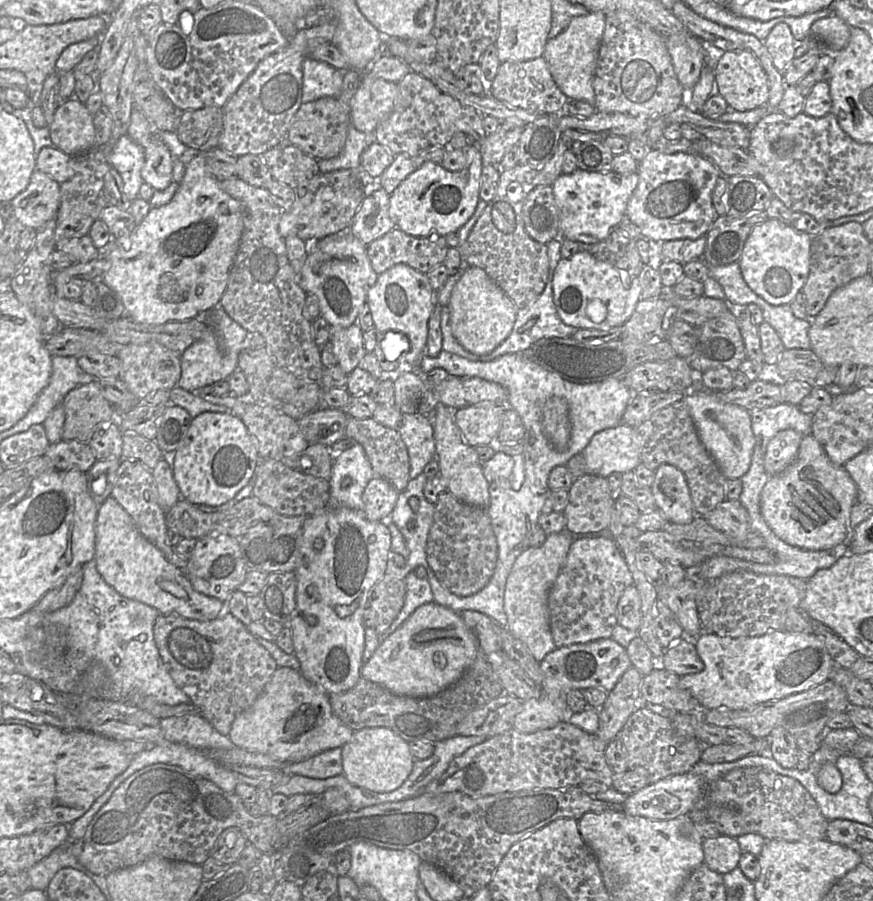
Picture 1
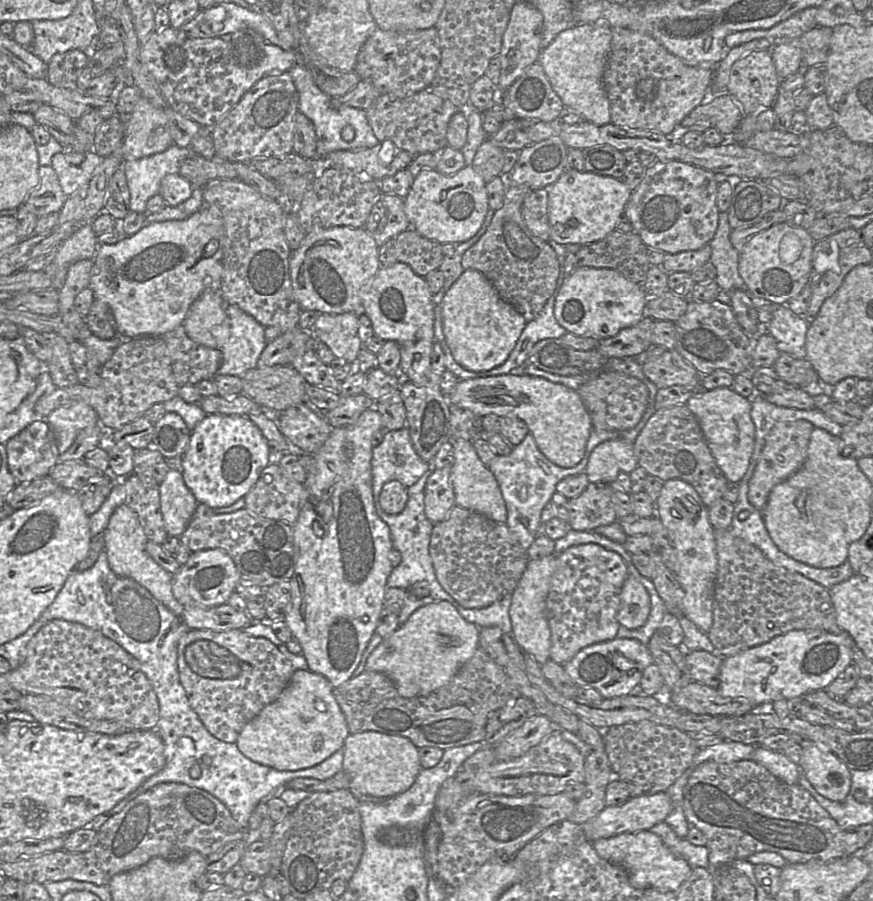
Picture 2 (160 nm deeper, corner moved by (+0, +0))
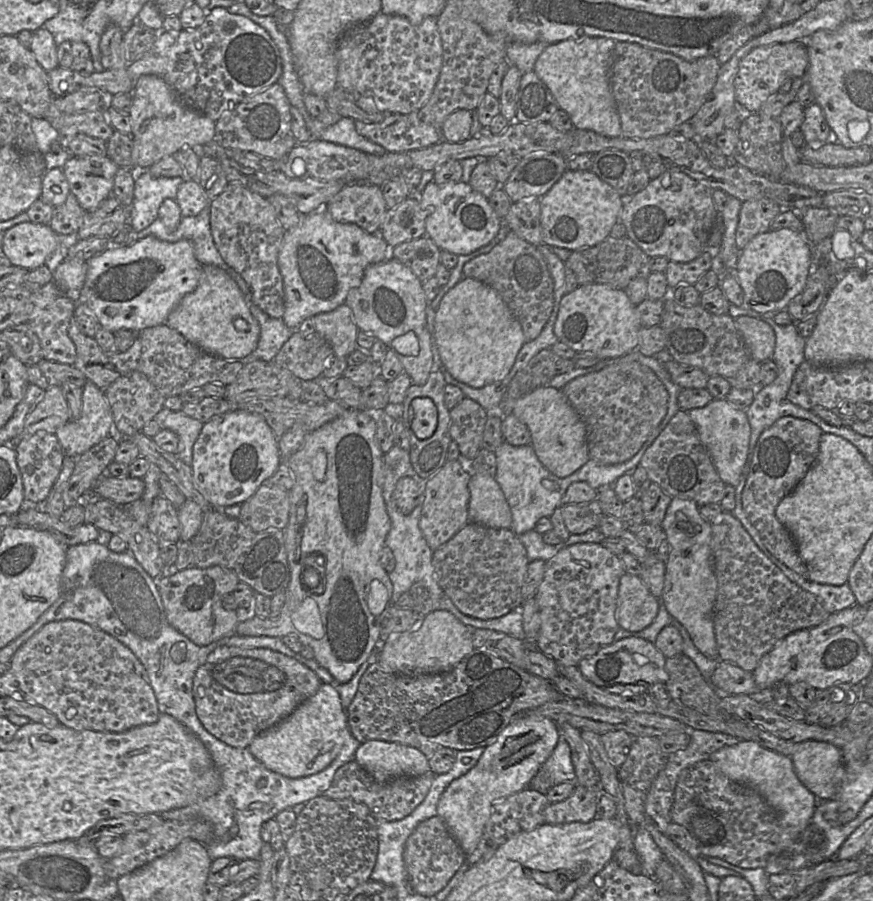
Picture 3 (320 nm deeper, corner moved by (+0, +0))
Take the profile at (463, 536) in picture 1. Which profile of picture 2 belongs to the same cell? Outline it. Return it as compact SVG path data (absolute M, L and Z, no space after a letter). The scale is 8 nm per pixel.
M455 505L445 520L434 524L429 545L436 578L442 588L463 608L481 609L490 606L516 589L529 562L526 550L506 524L497 523L481 514Z

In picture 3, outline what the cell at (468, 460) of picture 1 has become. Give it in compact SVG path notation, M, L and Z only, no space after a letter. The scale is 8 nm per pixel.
M471 473L468 487L469 522L489 528L511 529L511 510L494 477L486 473Z

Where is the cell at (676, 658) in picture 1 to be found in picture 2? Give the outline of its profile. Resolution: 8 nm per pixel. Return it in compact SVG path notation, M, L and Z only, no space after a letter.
M695 650L685 654L690 678L715 689L720 683L722 660L722 657L704 650Z

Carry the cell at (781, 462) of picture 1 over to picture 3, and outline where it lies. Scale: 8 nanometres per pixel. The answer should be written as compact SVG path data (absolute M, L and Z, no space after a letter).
M792 416L778 419L760 435L756 443L750 472L742 492L743 510L758 530L766 548L788 568L805 578L808 578L807 567L799 556L791 533L776 518L775 510L814 464L823 433L818 425L806 419Z

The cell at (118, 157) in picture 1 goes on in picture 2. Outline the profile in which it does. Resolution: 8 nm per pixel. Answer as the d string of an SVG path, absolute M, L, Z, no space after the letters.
M174 144L161 153L123 162L131 211L147 213L147 202L159 193L161 180L168 174L179 173L182 162L195 155L192 147Z

